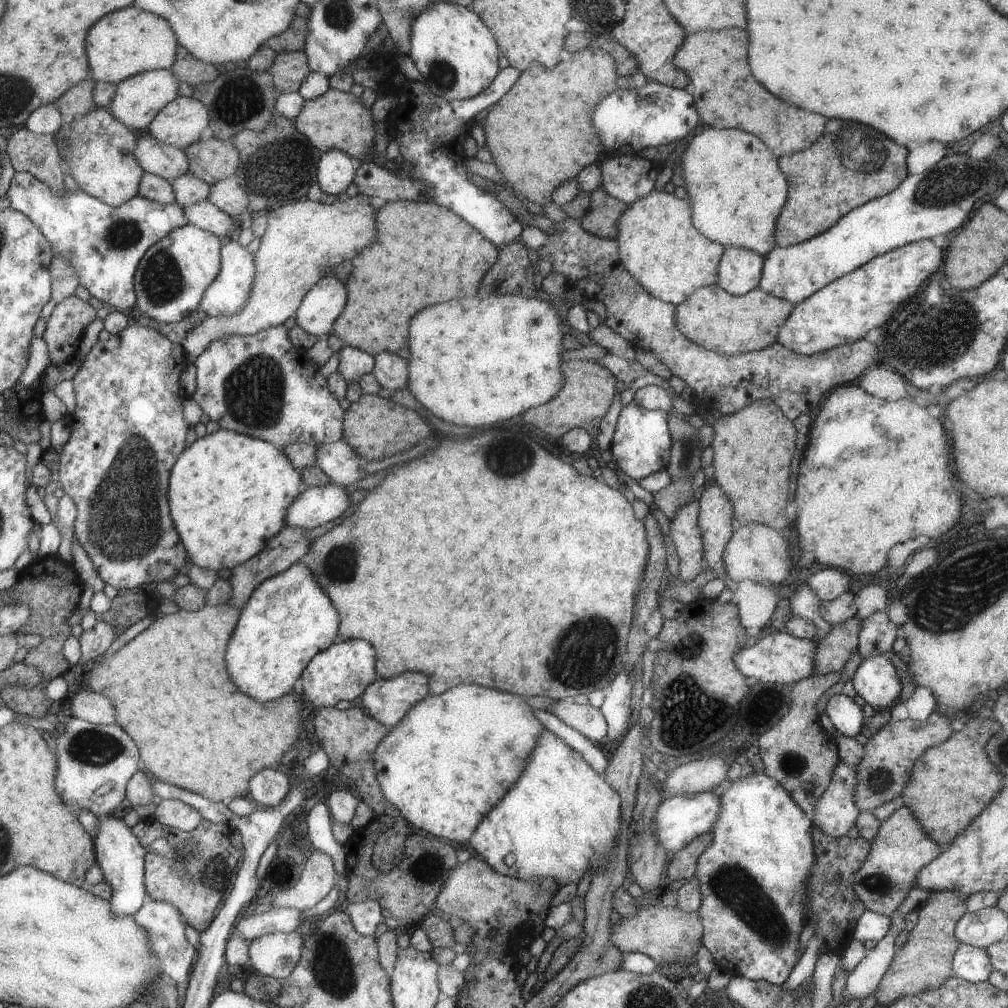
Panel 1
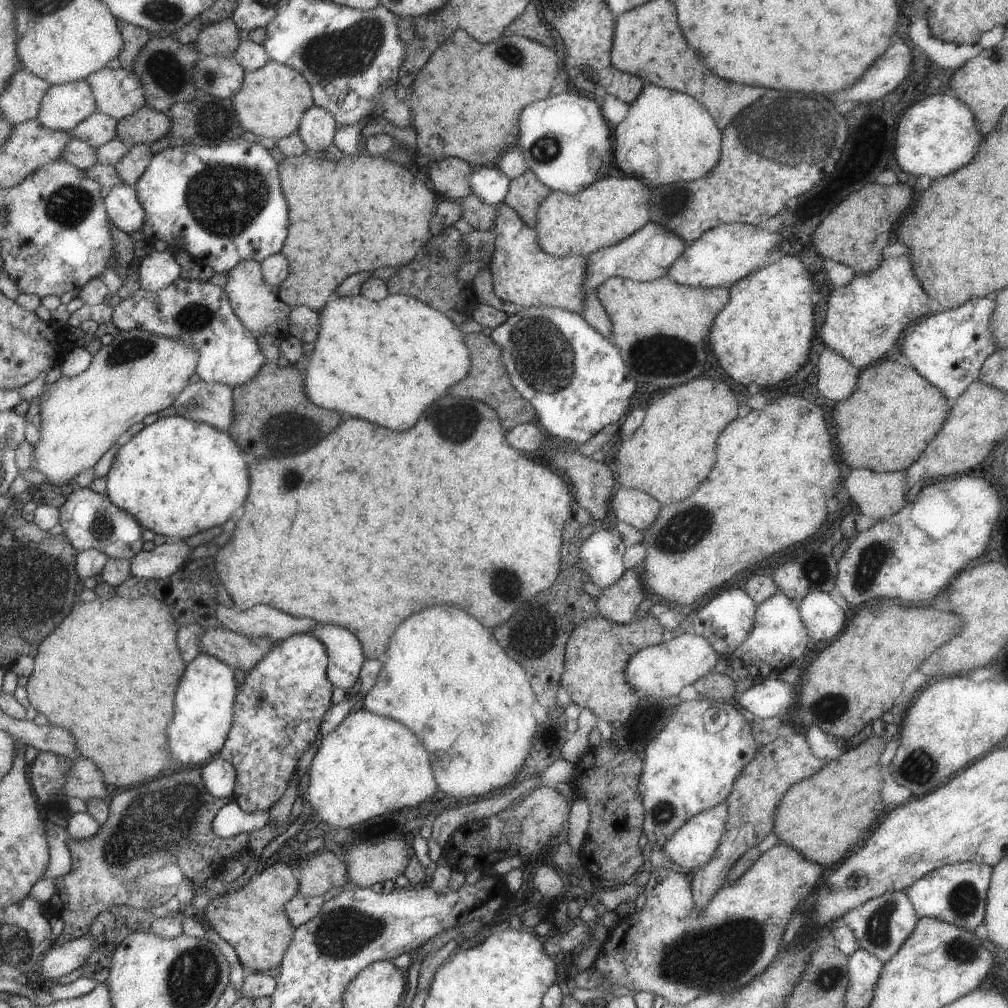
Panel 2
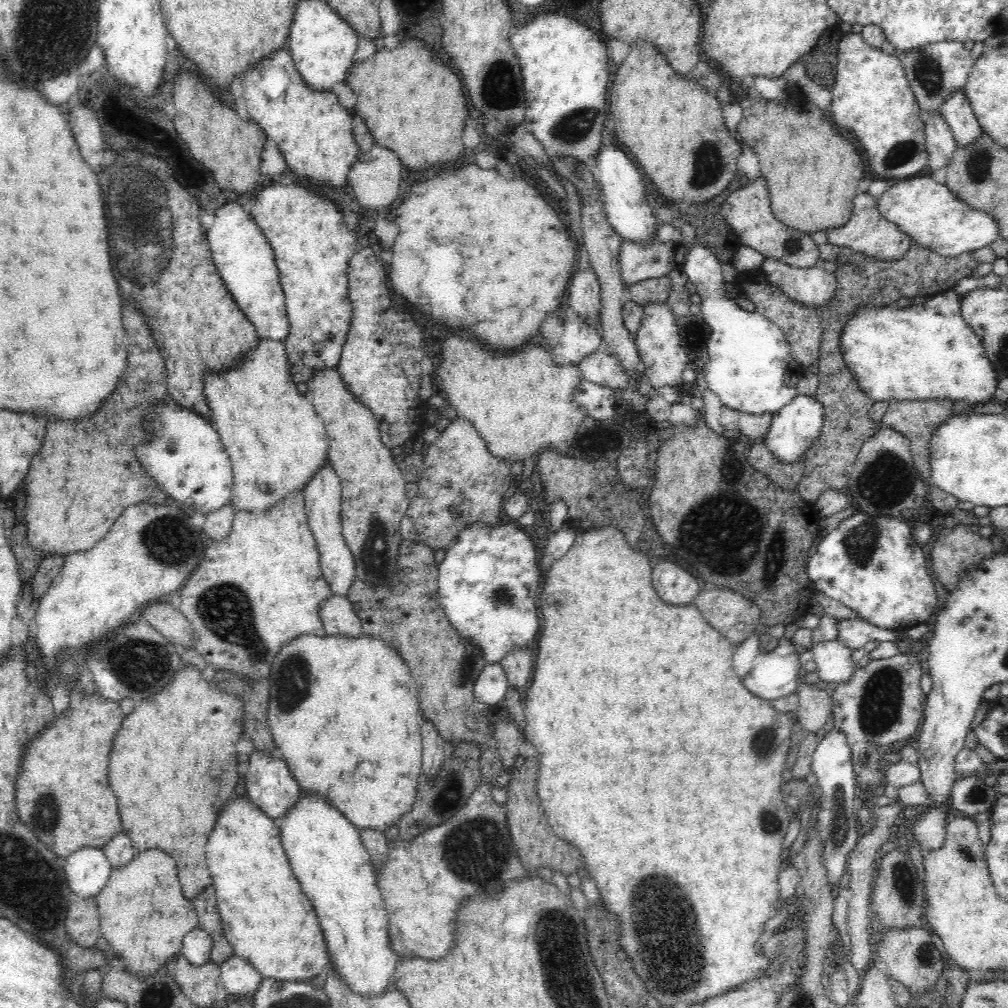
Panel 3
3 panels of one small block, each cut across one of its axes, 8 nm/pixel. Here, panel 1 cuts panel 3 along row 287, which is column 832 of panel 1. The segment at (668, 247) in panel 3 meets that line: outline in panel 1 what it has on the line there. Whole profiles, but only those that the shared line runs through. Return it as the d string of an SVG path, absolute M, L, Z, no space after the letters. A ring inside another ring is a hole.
M806 585L800 586L794 595L796 599L794 602L791 602L792 614L814 622L817 632L811 640L819 644L834 628L834 626L822 618L820 613L822 601Z

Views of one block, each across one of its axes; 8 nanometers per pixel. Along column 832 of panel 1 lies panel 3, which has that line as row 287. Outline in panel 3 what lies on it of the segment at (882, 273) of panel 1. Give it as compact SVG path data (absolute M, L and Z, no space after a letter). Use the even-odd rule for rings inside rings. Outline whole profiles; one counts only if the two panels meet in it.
M274 184L274 186L268 186L264 188L262 192L259 192L256 197L256 203L252 209L252 216L254 217L256 224L262 228L263 235L267 237L270 241L273 252L275 253L275 261L278 269L280 270L280 285L282 285L284 290L285 304L287 307L287 317L290 324L291 330L288 332L286 339L282 340L281 343L284 348L287 349L287 360L290 363L291 375L294 376L294 381L296 383L306 382L310 377L313 376L313 372L316 369L324 369L329 367L336 367L339 364L341 358L341 352L343 350L344 343L347 340L351 316L352 316L352 305L351 301L346 298L346 290L348 290L348 274L346 270L349 268L349 260L354 254L354 244L356 244L356 232L354 230L348 230L346 228L346 222L344 222L344 216L340 212L340 208L336 204L332 204L328 198L322 198L320 194L316 192L310 192L308 188L304 186L298 186L298 184L290 184L290 186L282 186L282 184ZM312 344L324 344L322 351L314 352L312 351Z

